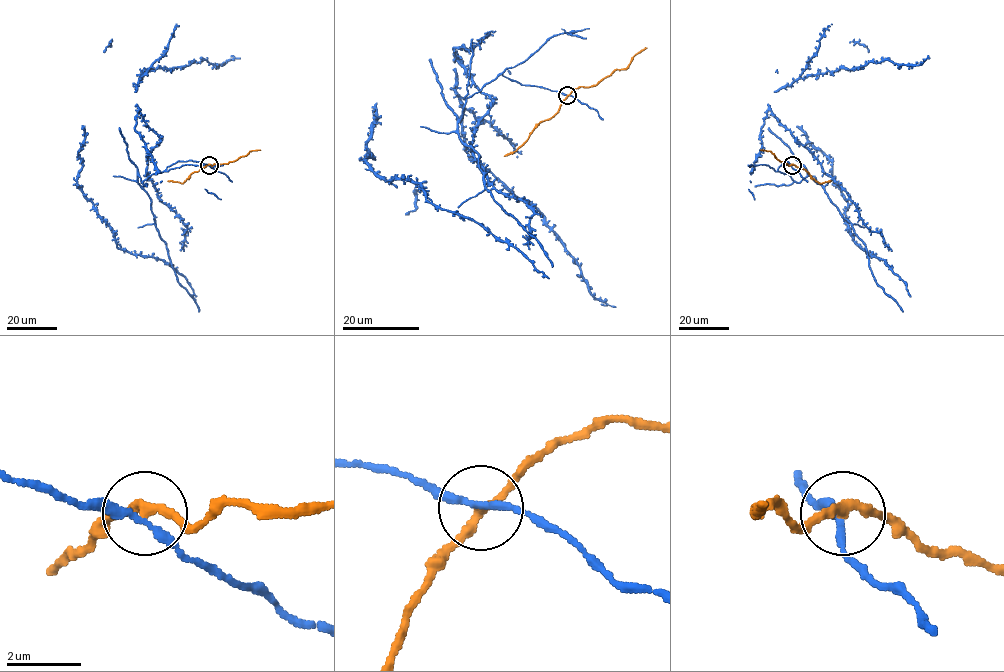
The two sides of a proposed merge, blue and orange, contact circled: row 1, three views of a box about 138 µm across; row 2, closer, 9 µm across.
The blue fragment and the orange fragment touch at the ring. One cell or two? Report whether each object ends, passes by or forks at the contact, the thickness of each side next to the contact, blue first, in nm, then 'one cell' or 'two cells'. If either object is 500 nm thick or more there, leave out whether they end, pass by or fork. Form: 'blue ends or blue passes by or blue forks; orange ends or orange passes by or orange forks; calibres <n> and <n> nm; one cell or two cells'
blue passes by; orange passes by; calibres 190 and 240 nm; two cells

